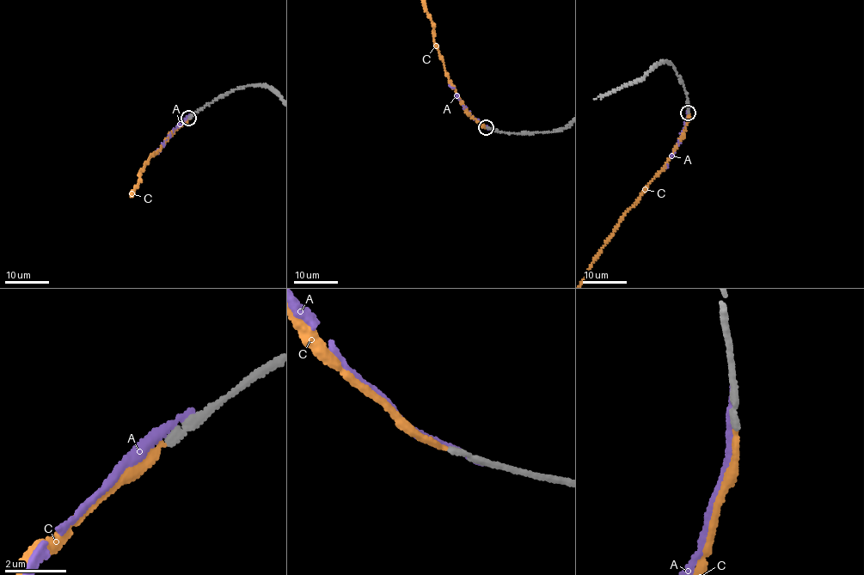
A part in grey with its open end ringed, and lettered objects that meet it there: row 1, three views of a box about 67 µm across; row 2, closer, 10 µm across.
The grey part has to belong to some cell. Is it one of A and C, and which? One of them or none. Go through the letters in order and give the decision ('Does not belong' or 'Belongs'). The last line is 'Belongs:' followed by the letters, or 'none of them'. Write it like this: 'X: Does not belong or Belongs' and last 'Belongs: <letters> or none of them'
A: Does not belong
C: Belongs
Belongs: C

